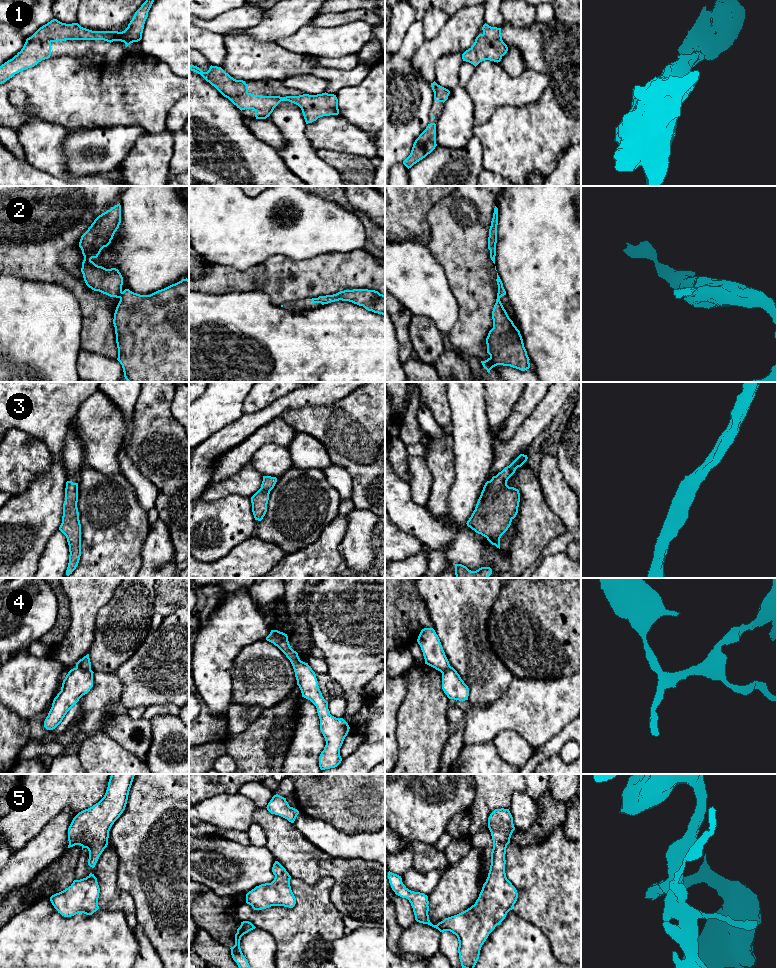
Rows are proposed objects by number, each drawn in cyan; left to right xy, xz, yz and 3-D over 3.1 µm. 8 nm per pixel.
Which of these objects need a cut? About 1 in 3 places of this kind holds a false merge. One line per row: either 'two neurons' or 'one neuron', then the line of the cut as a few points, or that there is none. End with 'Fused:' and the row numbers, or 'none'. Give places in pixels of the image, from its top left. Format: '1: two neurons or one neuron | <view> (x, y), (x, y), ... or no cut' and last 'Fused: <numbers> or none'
1: one neuron | no cut
2: two neurons | xy (122, 292), (120, 298)
3: one neuron | no cut
4: two neurons | xz (270, 633), (281, 638), (287, 638)
5: one neuron | no cut
Fused: 2, 4

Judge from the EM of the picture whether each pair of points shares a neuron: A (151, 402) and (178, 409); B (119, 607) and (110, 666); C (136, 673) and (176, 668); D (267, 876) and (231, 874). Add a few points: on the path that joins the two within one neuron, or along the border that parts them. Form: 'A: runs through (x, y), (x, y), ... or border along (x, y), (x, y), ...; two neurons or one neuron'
A: border along (174, 392), (171, 414), (178, 422); two neurons
B: runs through (119, 622), (119, 633), (110, 651); one neuron
C: runs through (146, 673), (158, 673), (166, 669); one neuron
D: runs through (258, 874), (240, 874); one neuron

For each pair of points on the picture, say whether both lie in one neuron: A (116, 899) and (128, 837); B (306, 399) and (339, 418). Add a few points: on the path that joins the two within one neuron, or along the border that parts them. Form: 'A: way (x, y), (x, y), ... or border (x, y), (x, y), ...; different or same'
A: border (118, 864), (117, 886), (132, 897), (134, 905); different
B: border (339, 399), (326, 404), (306, 405), (293, 409); different

